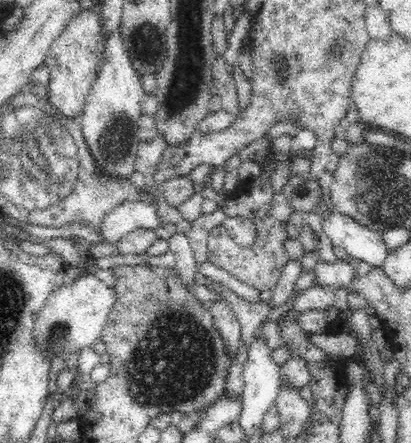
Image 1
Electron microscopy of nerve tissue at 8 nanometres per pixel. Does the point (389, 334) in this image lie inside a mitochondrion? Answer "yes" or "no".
no

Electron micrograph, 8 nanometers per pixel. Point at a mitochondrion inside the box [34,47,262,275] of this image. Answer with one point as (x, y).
(115, 140)

